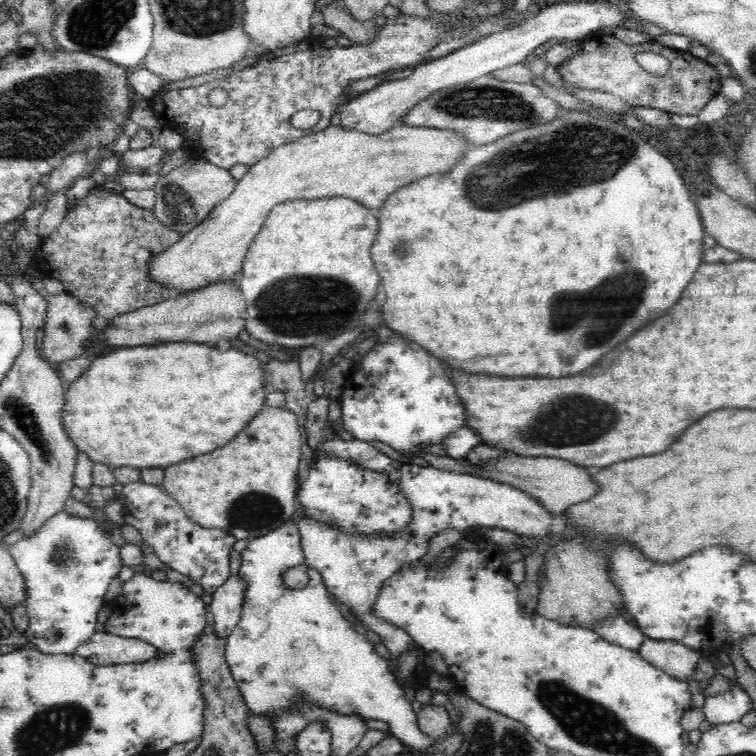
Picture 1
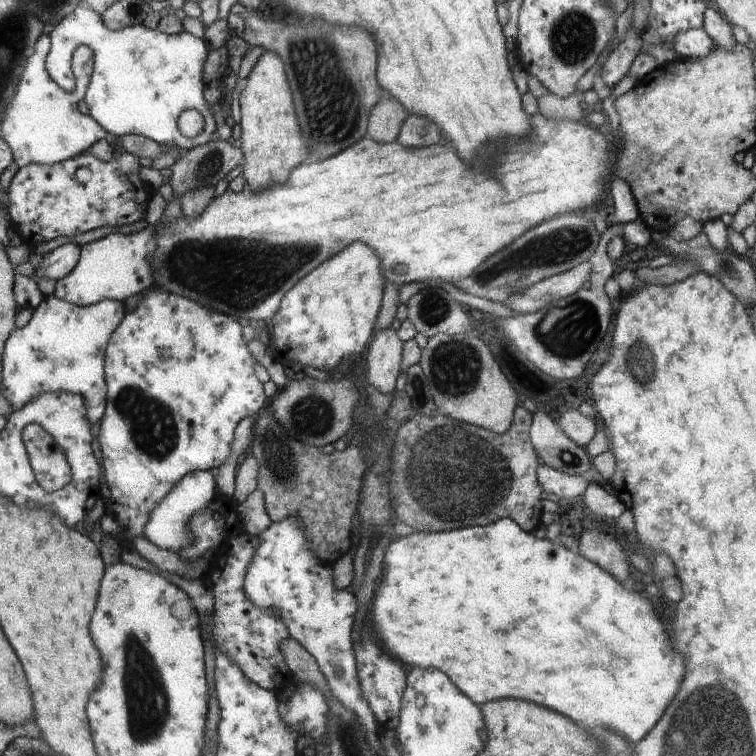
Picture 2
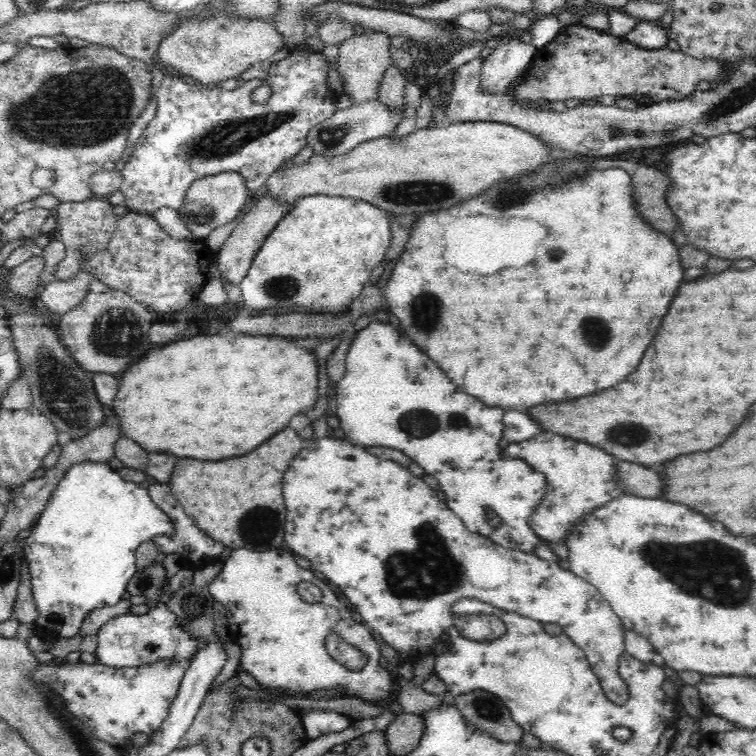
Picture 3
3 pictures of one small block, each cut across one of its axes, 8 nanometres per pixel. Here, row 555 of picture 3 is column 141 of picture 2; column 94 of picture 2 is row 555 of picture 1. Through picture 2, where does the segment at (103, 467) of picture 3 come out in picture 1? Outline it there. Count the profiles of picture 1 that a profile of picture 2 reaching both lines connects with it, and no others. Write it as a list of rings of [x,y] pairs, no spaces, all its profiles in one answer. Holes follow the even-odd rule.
[[[64,510],[60,513],[56,513],[54,516],[48,518],[46,522],[44,522],[44,526],[42,528],[38,528],[38,532],[34,532],[32,536],[28,536],[28,538],[23,538],[19,542],[8,546],[8,551],[12,557],[14,557],[14,561],[16,561],[16,565],[18,565],[18,569],[23,574],[24,577],[24,586],[25,586],[25,594],[26,596],[26,604],[29,626],[26,628],[26,632],[24,632],[23,636],[28,639],[29,646],[38,649],[40,652],[44,654],[72,654],[76,653],[78,647],[80,647],[84,642],[87,642],[95,633],[96,633],[96,624],[98,622],[98,613],[100,609],[105,605],[105,597],[106,592],[108,592],[108,586],[110,586],[110,582],[113,579],[118,578],[118,574],[120,574],[120,570],[124,566],[122,563],[122,559],[120,559],[120,546],[115,544],[112,541],[112,537],[106,533],[106,529],[100,525],[100,523],[94,521],[92,518],[82,518],[80,516],[72,516],[66,514]]]

